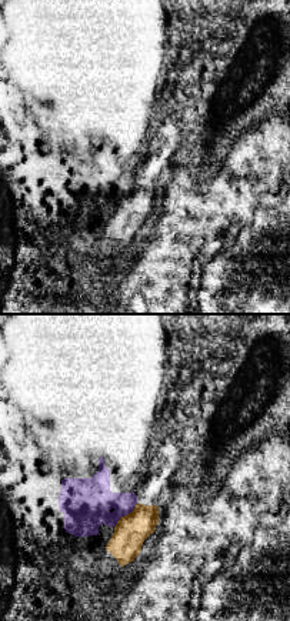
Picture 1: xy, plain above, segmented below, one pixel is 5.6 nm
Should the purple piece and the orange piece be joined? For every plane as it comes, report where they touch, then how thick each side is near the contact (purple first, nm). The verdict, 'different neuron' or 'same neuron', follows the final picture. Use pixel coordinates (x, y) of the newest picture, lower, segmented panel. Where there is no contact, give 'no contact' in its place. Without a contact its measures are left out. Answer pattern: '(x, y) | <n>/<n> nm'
(124, 514) | 280/190 nm

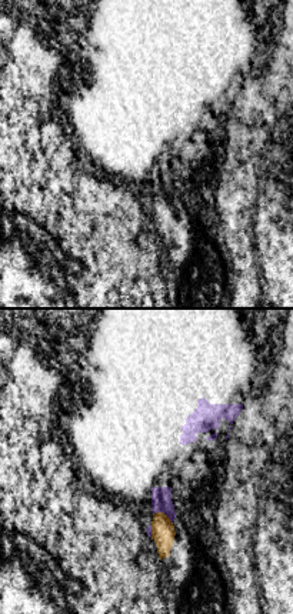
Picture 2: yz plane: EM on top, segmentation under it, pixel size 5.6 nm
(163, 511) | 110/130 nm

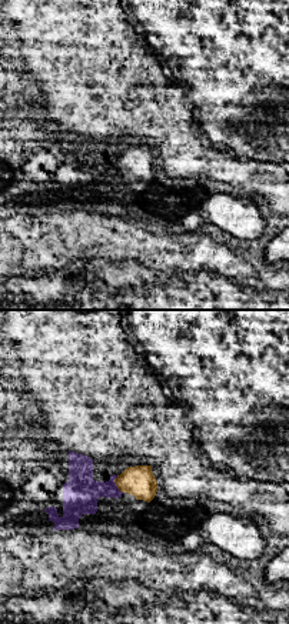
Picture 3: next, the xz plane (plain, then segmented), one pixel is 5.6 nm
(115, 484) | 200/170 nm

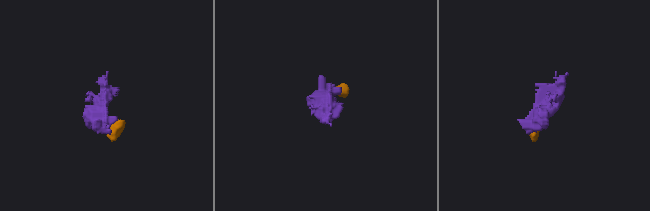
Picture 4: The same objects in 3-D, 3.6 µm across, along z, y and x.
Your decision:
different neuron

